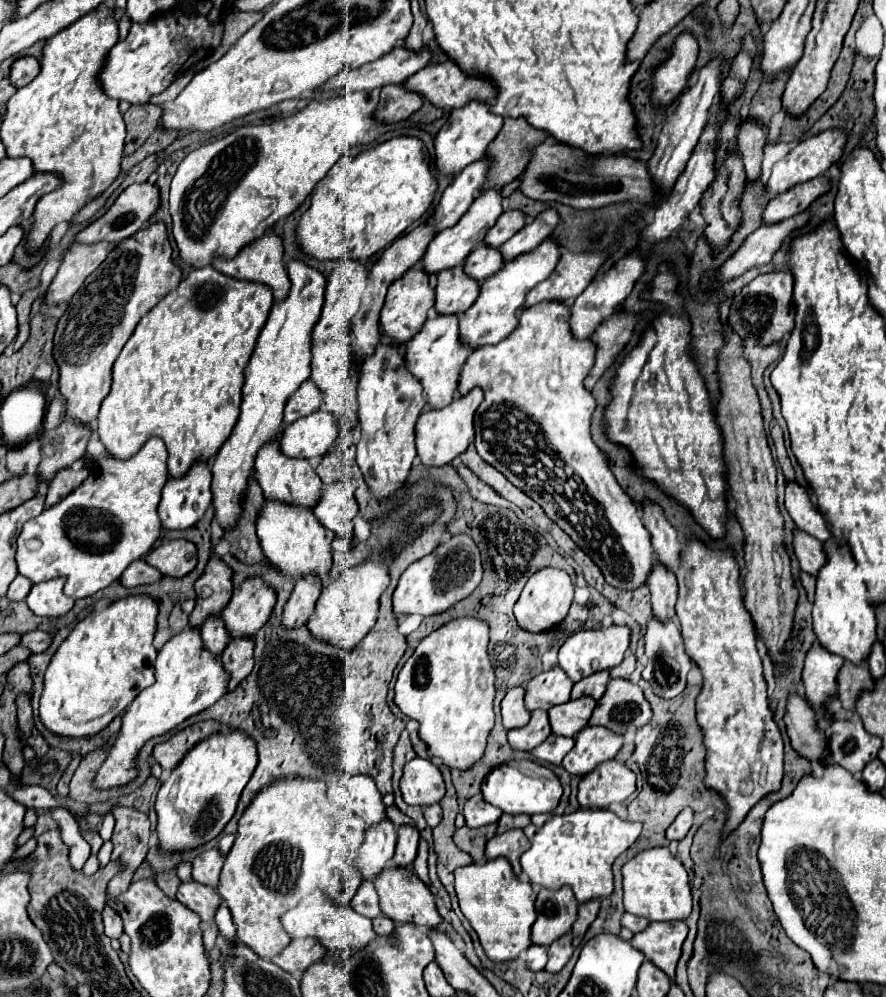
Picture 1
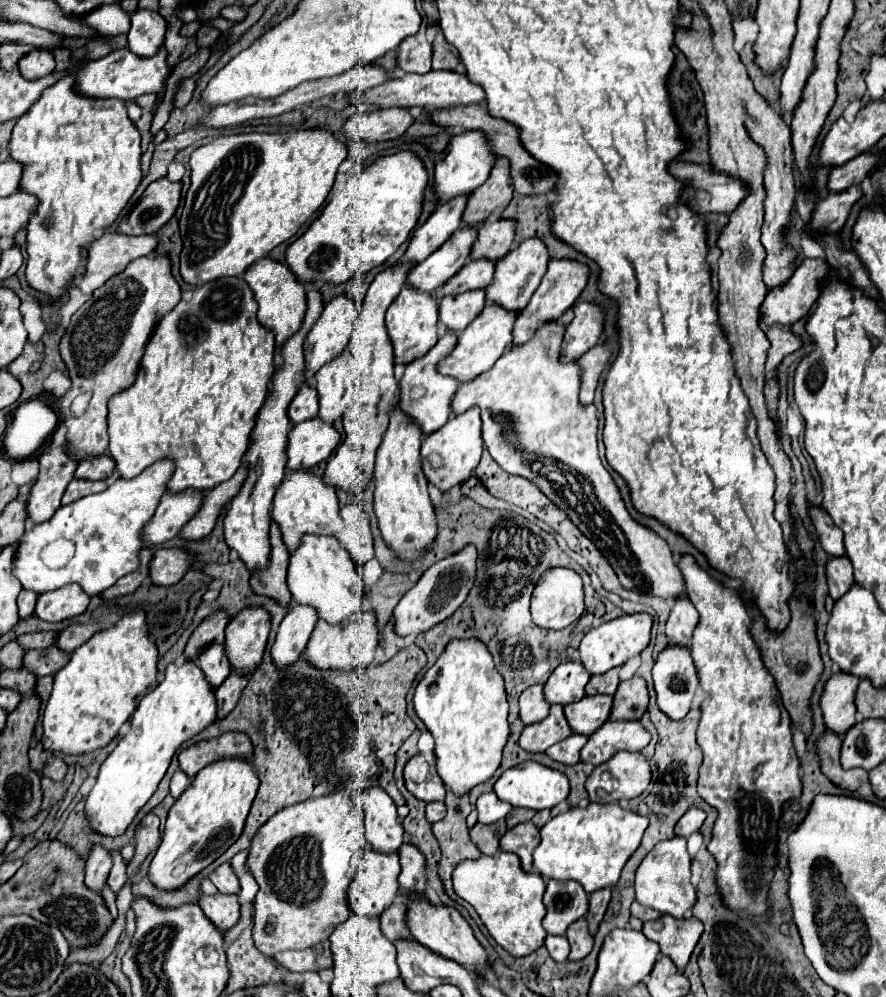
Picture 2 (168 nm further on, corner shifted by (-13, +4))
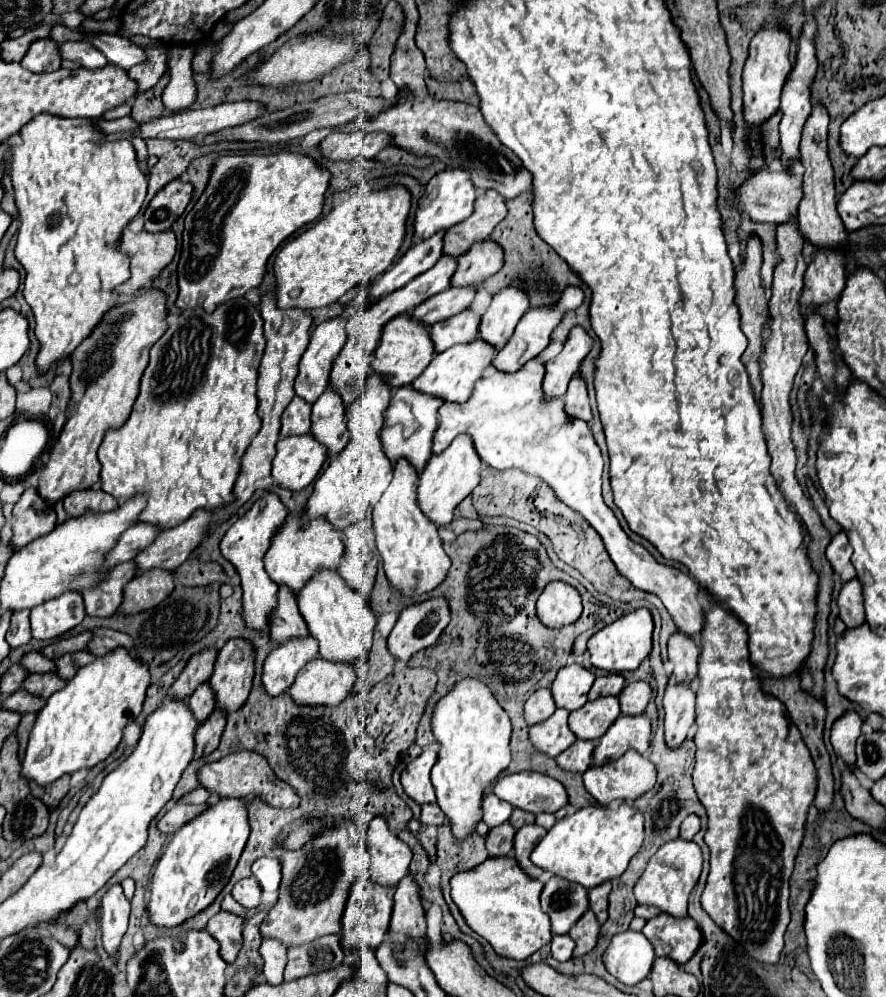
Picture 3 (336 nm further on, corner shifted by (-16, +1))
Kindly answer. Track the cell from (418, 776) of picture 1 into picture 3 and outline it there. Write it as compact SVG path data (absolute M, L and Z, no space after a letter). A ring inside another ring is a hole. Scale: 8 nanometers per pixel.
M424 749L420 757L410 761L402 771L402 785L408 797L416 803L436 803L436 793L430 783L430 769L438 761L438 753L432 749Z

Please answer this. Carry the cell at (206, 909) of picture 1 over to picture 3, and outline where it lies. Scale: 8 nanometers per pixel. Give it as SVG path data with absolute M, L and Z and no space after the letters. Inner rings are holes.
M220 911L210 919L206 931L220 943L220 957L232 965L242 947L242 919L228 911Z

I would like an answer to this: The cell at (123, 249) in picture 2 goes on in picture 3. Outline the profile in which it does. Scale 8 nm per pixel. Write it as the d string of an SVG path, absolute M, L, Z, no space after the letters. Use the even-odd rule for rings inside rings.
M124 231L120 251L130 255L132 277L128 283L116 287L116 295L136 295L140 289L148 287L166 265L172 263L176 253L176 235L174 231Z

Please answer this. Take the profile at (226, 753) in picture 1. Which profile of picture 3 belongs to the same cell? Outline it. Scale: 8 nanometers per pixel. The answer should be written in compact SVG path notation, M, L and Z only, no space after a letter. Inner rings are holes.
M214 797L202 815L186 823L172 837L164 855L156 863L150 883L150 899L146 903L150 923L172 929L212 905L232 877L248 835L250 825L244 799Z

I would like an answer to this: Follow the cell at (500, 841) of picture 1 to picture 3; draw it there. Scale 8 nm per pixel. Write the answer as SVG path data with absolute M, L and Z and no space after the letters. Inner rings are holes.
M524 825L518 833L516 833L516 843L514 843L514 857L518 861L518 865L524 869L524 873L528 873L530 877L540 877L542 869L536 867L530 861L530 853L536 847L536 843L546 835L546 829L540 825Z

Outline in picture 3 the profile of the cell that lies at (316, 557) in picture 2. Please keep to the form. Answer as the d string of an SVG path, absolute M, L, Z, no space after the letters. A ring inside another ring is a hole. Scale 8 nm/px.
M316 575L316 579L312 579L304 591L300 591L298 607L304 621L308 623L310 635L318 641L322 659L354 665L368 661L376 617L366 601L348 589L340 575Z

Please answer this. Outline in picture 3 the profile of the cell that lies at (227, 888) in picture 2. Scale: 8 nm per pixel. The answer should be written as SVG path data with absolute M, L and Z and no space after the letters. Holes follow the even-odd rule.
M246 877L232 887L232 897L246 909L254 909L260 905L262 889L254 877Z

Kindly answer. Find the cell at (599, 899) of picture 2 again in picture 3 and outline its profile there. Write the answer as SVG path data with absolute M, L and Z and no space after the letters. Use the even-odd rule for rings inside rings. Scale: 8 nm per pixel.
M606 881L606 883L602 883L602 885L594 887L594 889L590 889L590 909L596 913L600 925L608 917L608 895L610 895L610 889L612 889L610 881Z

